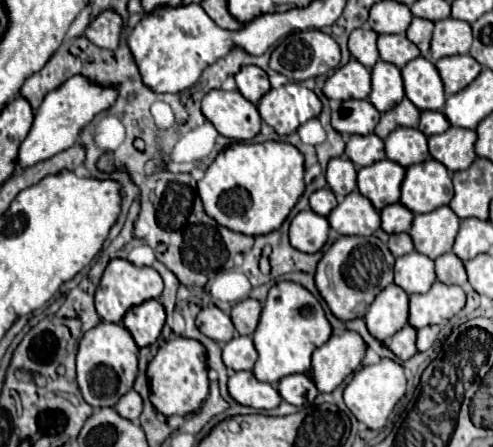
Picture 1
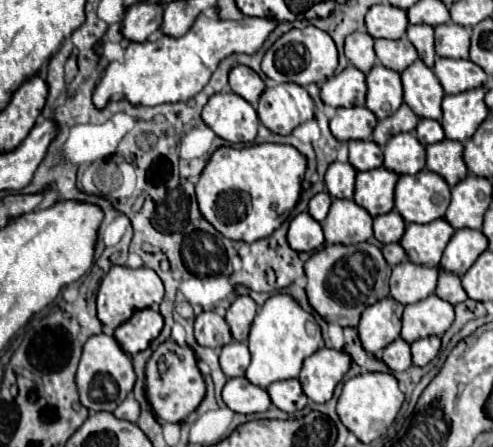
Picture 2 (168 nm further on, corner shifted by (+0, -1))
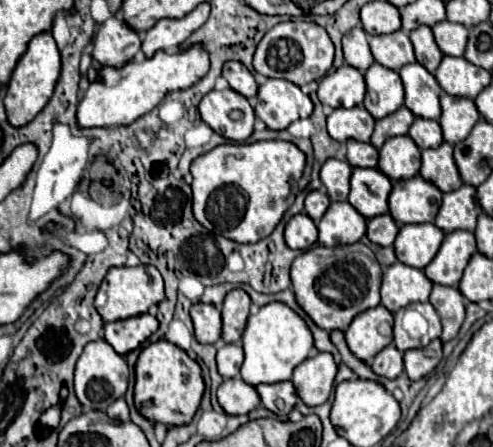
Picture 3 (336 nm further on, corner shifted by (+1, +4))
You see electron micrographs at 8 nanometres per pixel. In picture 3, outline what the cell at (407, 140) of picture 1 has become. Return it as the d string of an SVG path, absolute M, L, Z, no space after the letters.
M395 135L379 149L379 169L393 181L411 179L419 173L421 149L409 135Z

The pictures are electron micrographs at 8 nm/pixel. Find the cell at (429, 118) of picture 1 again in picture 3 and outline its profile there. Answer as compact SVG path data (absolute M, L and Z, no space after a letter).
M417 117L409 129L409 137L417 143L419 149L429 149L429 147L439 147L443 143L441 137L441 127L433 119L423 119Z

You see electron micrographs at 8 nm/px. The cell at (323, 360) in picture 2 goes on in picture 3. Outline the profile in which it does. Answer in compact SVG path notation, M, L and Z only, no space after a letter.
M317 353L295 367L293 385L301 401L309 407L321 405L329 399L333 381L337 373L337 363L331 353Z

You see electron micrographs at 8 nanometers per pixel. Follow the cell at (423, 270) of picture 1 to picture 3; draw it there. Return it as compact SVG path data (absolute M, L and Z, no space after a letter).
M401 261L389 265L383 275L381 303L389 311L397 311L415 301L427 301L431 293L431 281L421 269L403 265Z

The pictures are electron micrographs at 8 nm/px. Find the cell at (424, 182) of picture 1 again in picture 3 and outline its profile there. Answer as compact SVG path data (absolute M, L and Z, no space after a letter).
M421 175L393 183L389 195L389 213L399 225L429 223L441 207L443 193Z

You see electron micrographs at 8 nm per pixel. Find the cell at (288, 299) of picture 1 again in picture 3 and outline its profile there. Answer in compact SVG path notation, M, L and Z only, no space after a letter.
M273 301L249 317L241 345L245 351L245 361L240 369L241 379L249 385L279 383L291 379L293 369L309 357L309 351L313 349L313 333L305 319L297 315L289 305Z

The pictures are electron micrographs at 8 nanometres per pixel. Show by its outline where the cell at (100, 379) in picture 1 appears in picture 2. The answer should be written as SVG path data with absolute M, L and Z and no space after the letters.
M98 334L84 344L80 366L76 372L76 386L82 406L86 406L90 412L100 412L100 410L112 412L132 392L134 382L136 382L136 374L132 360L128 354L124 354L124 350L120 348L114 336Z

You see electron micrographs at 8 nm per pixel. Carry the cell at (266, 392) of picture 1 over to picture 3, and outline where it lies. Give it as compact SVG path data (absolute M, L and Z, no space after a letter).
M241 377L225 379L217 389L217 399L225 413L229 415L243 415L261 405L261 397L257 389L245 383Z

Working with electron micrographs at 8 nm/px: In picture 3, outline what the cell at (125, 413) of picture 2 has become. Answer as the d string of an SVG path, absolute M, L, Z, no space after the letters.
M121 397L113 405L109 405L107 407L107 415L113 417L113 419L117 419L117 421L127 421L129 419L129 407L127 407L125 399Z

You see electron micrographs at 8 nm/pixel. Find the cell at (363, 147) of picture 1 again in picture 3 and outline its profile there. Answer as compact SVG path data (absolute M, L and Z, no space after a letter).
M347 141L347 161L351 167L377 167L379 163L379 151L371 143Z

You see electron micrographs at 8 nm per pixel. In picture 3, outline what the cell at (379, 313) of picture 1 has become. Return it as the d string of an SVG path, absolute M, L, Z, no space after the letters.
M383 305L359 313L345 331L345 339L361 361L371 361L383 347L393 343L393 313Z

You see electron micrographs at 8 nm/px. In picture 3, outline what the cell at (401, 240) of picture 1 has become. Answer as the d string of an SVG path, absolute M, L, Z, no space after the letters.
M379 247L379 251L377 251L377 261L379 261L383 267L393 265L393 263L397 261L395 249L393 249L393 247Z

